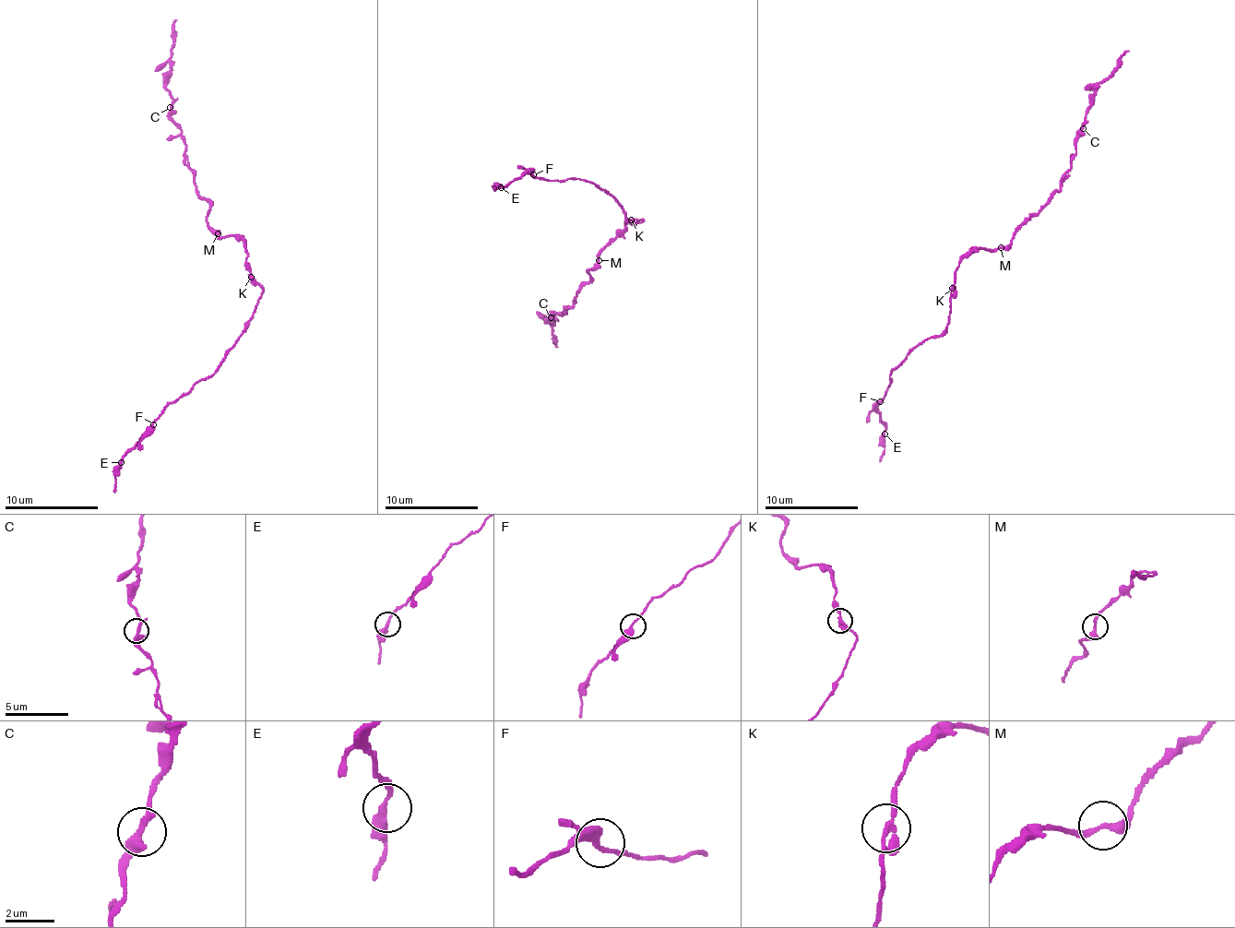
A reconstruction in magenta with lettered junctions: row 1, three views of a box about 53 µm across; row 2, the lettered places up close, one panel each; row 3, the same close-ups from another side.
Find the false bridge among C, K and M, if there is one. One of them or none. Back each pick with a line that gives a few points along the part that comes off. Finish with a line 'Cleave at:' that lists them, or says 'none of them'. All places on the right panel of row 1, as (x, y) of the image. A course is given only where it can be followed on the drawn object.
Cleave at: none of them

